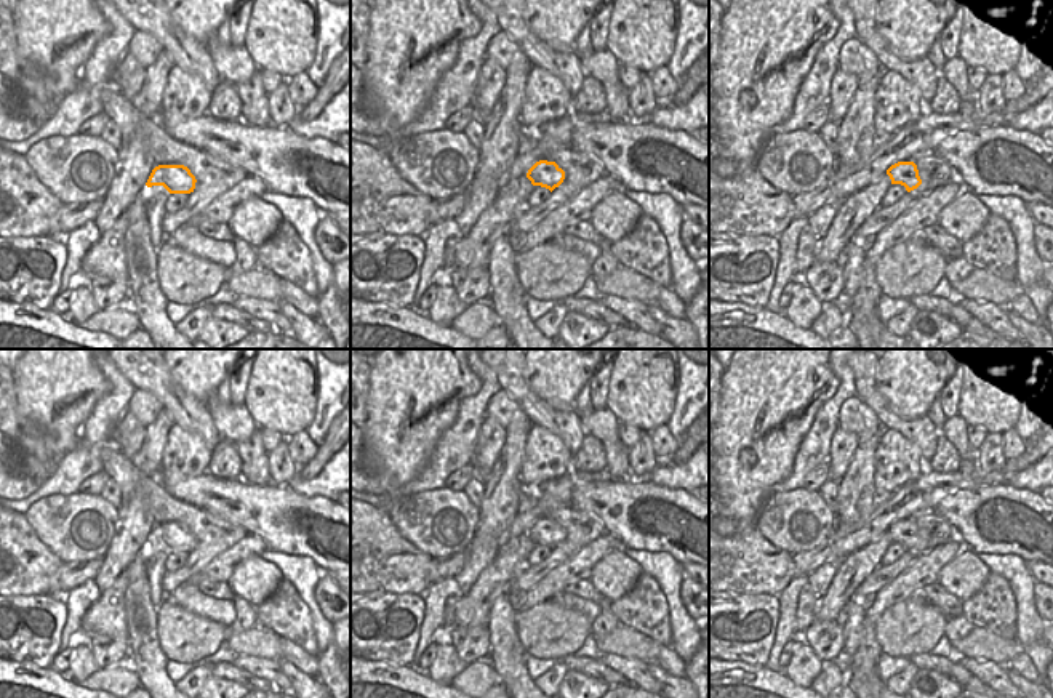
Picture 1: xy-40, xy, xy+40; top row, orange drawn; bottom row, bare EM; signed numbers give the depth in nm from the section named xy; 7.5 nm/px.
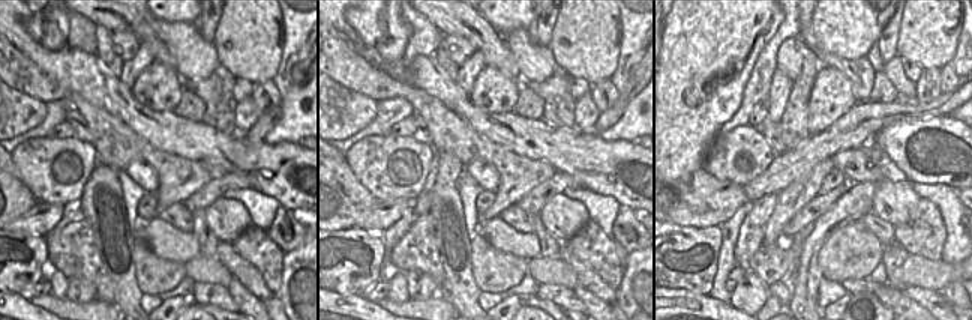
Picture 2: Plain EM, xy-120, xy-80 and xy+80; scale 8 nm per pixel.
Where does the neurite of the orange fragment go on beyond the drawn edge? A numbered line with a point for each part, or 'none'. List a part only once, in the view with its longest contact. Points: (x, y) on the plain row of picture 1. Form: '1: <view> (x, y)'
1: xy+40 (935, 529)

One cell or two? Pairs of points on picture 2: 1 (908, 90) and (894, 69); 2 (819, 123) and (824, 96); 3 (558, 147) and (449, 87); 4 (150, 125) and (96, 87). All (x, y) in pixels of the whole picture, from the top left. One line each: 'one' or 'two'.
1: one
2: one
3: one
4: one

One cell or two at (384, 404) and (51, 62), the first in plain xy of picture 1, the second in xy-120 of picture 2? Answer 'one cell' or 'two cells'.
two cells

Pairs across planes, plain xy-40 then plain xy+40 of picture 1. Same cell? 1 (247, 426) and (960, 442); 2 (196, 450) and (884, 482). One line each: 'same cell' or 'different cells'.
1: same cell
2: same cell

